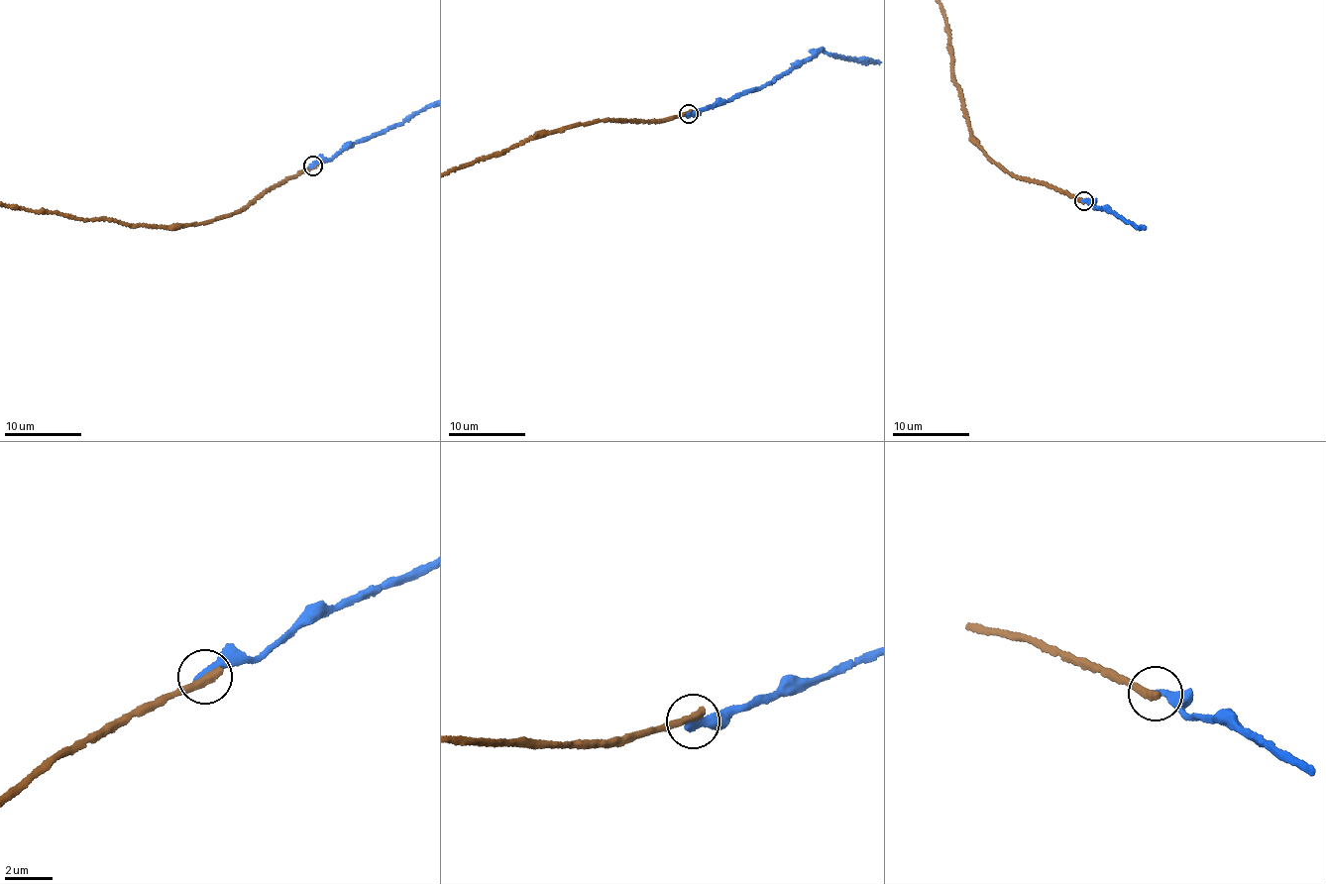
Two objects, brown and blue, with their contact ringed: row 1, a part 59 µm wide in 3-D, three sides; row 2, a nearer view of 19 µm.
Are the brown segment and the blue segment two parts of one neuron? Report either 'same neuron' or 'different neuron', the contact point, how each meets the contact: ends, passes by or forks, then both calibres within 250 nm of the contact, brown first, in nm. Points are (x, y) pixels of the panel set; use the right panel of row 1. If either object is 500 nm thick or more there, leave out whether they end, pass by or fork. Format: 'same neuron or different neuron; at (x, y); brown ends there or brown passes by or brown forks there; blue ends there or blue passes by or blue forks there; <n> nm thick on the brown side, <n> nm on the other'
different neuron; at (1084, 200); brown ends there; blue ends there; 400 nm thick on the brown side, 340 nm on the other

